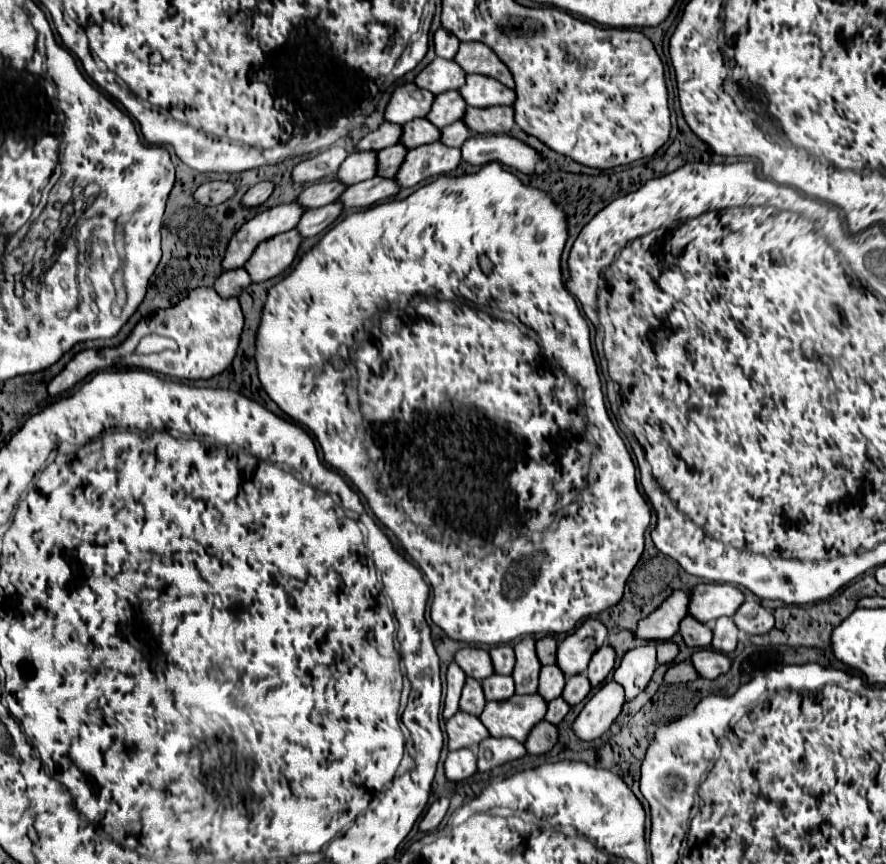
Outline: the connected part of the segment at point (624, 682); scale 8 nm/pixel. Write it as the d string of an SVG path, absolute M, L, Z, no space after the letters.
M649 643L625 653L621 665L613 671L613 681L623 687L625 701L635 699L647 687L655 669L655 645Z

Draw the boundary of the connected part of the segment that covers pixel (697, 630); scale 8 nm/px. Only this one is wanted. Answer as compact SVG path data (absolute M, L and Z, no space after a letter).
M687 615L681 625L679 625L679 633L685 641L685 645L693 647L693 649L703 649L703 647L709 647L711 645L711 639L713 639L713 633L707 625L701 625L697 623L691 615Z

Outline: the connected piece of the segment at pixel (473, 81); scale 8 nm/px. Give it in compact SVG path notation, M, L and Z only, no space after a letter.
M465 75L465 85L459 89L459 95L469 107L495 107L495 105L513 105L515 91L485 79L483 75Z

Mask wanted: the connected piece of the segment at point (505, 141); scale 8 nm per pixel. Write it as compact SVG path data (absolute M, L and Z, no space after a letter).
M473 135L461 145L463 161L471 165L485 165L497 161L505 167L513 167L525 175L535 173L535 165L541 155L511 135Z

